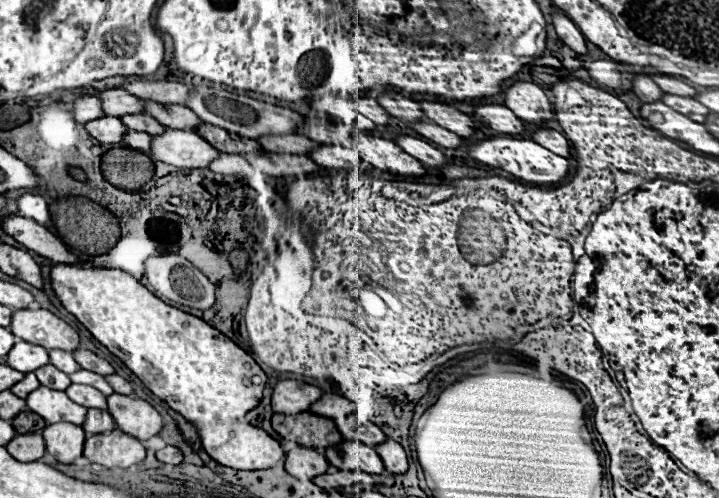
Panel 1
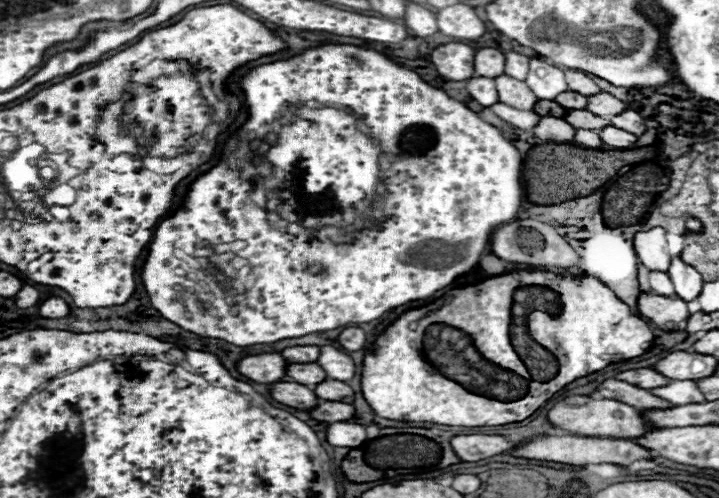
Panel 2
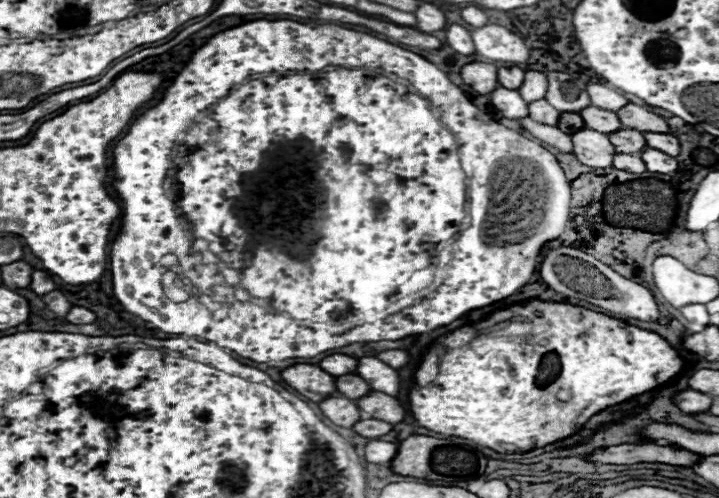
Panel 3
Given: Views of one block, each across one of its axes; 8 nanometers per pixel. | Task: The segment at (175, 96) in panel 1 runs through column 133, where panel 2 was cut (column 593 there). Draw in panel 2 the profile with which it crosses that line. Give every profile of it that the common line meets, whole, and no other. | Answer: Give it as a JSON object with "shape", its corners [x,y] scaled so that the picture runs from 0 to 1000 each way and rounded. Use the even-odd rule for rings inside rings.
{"shape":[[[787,141],[787,165],[790,165],[790,181],[809,185],[812,193],[823,193],[823,189],[834,185],[834,177],[832,177],[832,173],[821,161],[821,153],[812,149],[812,145]]]}

